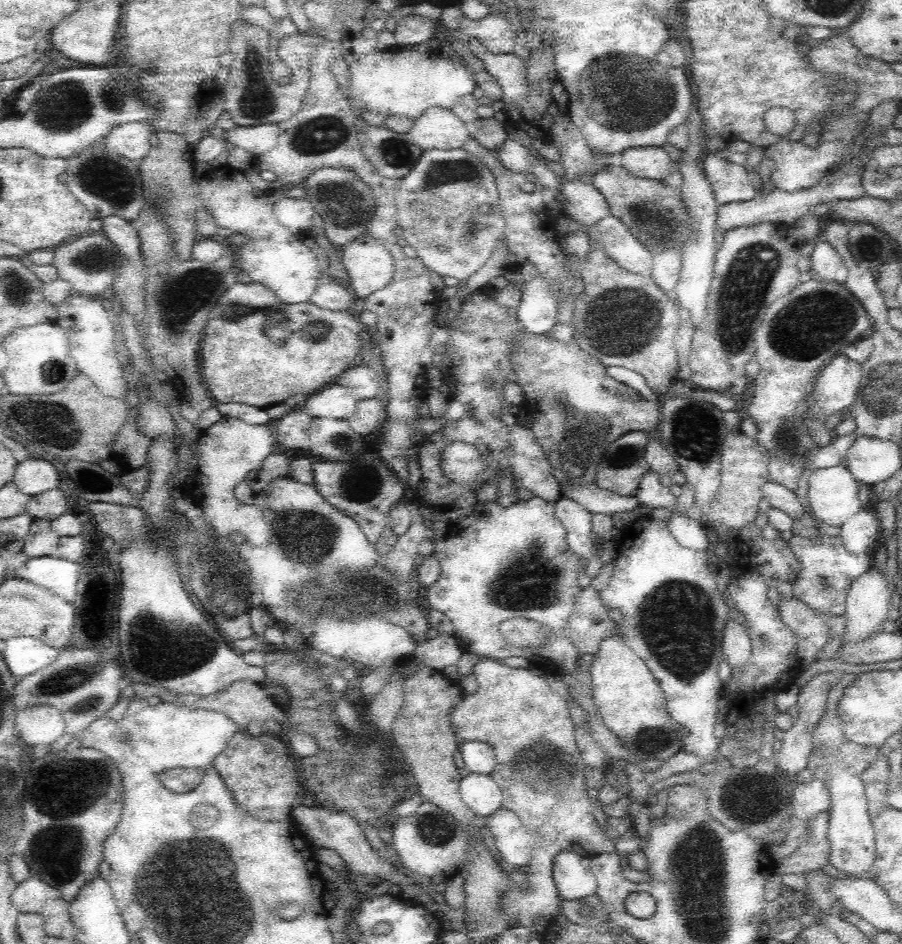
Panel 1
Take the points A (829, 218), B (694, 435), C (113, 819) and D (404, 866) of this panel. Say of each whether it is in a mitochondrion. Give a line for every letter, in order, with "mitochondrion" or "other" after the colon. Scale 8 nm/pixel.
A: other
B: mitochondrion
C: other
D: other

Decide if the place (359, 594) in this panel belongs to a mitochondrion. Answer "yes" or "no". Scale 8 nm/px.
yes

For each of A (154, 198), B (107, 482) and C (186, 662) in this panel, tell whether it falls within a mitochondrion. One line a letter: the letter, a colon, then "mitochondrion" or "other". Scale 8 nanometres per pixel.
A: mitochondrion
B: mitochondrion
C: mitochondrion

